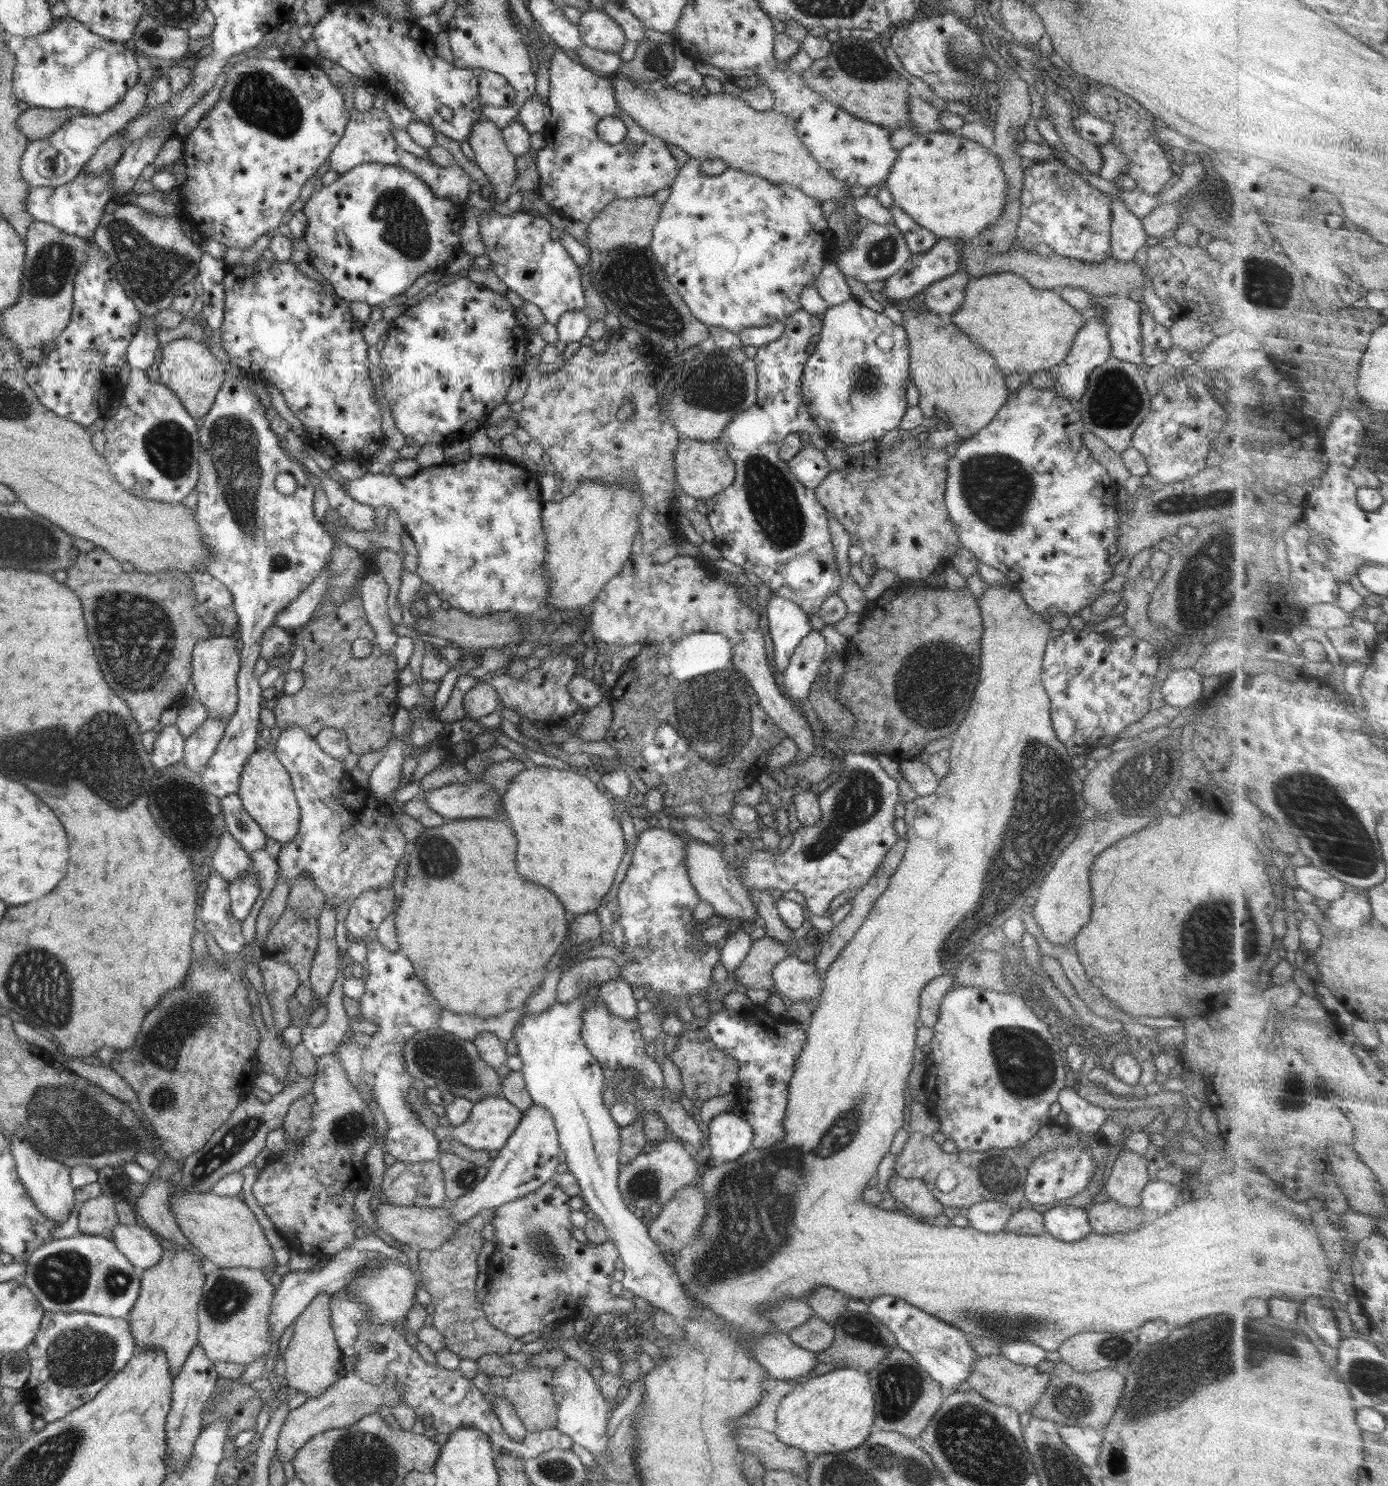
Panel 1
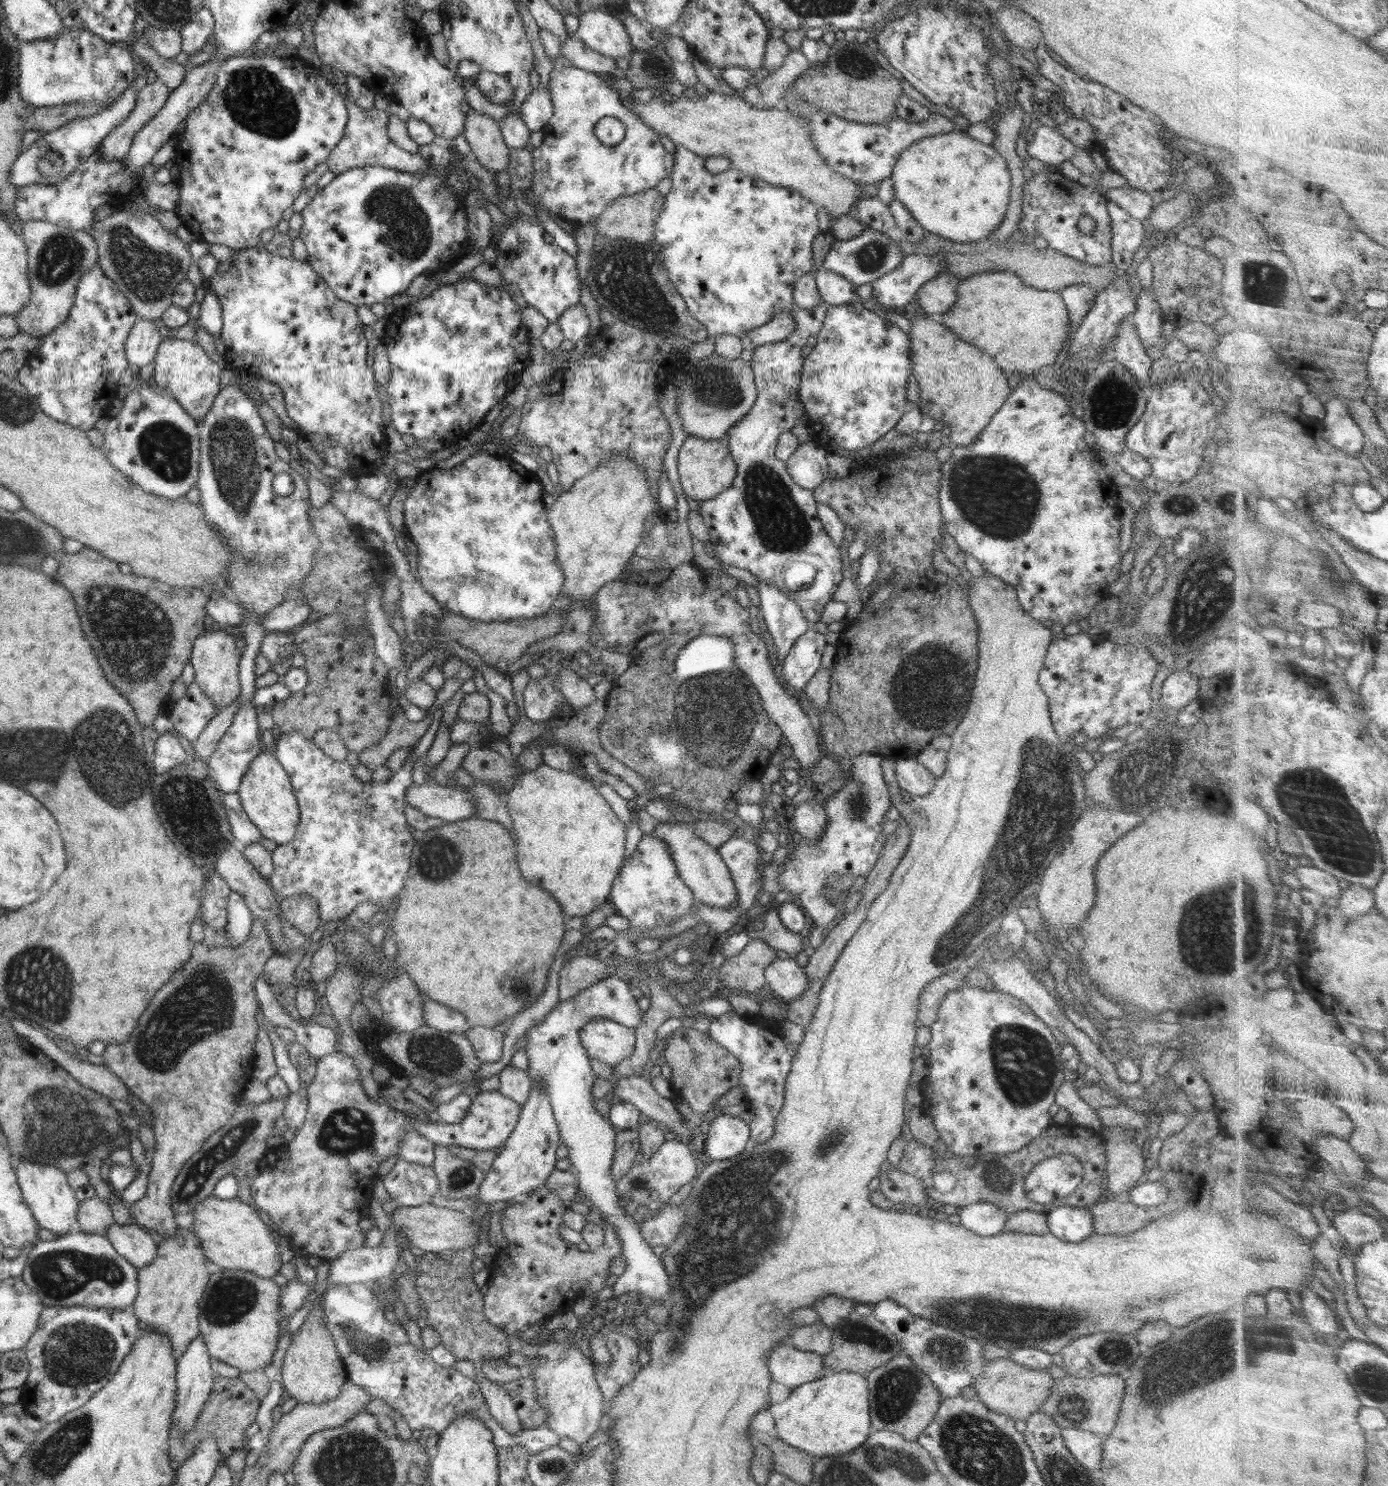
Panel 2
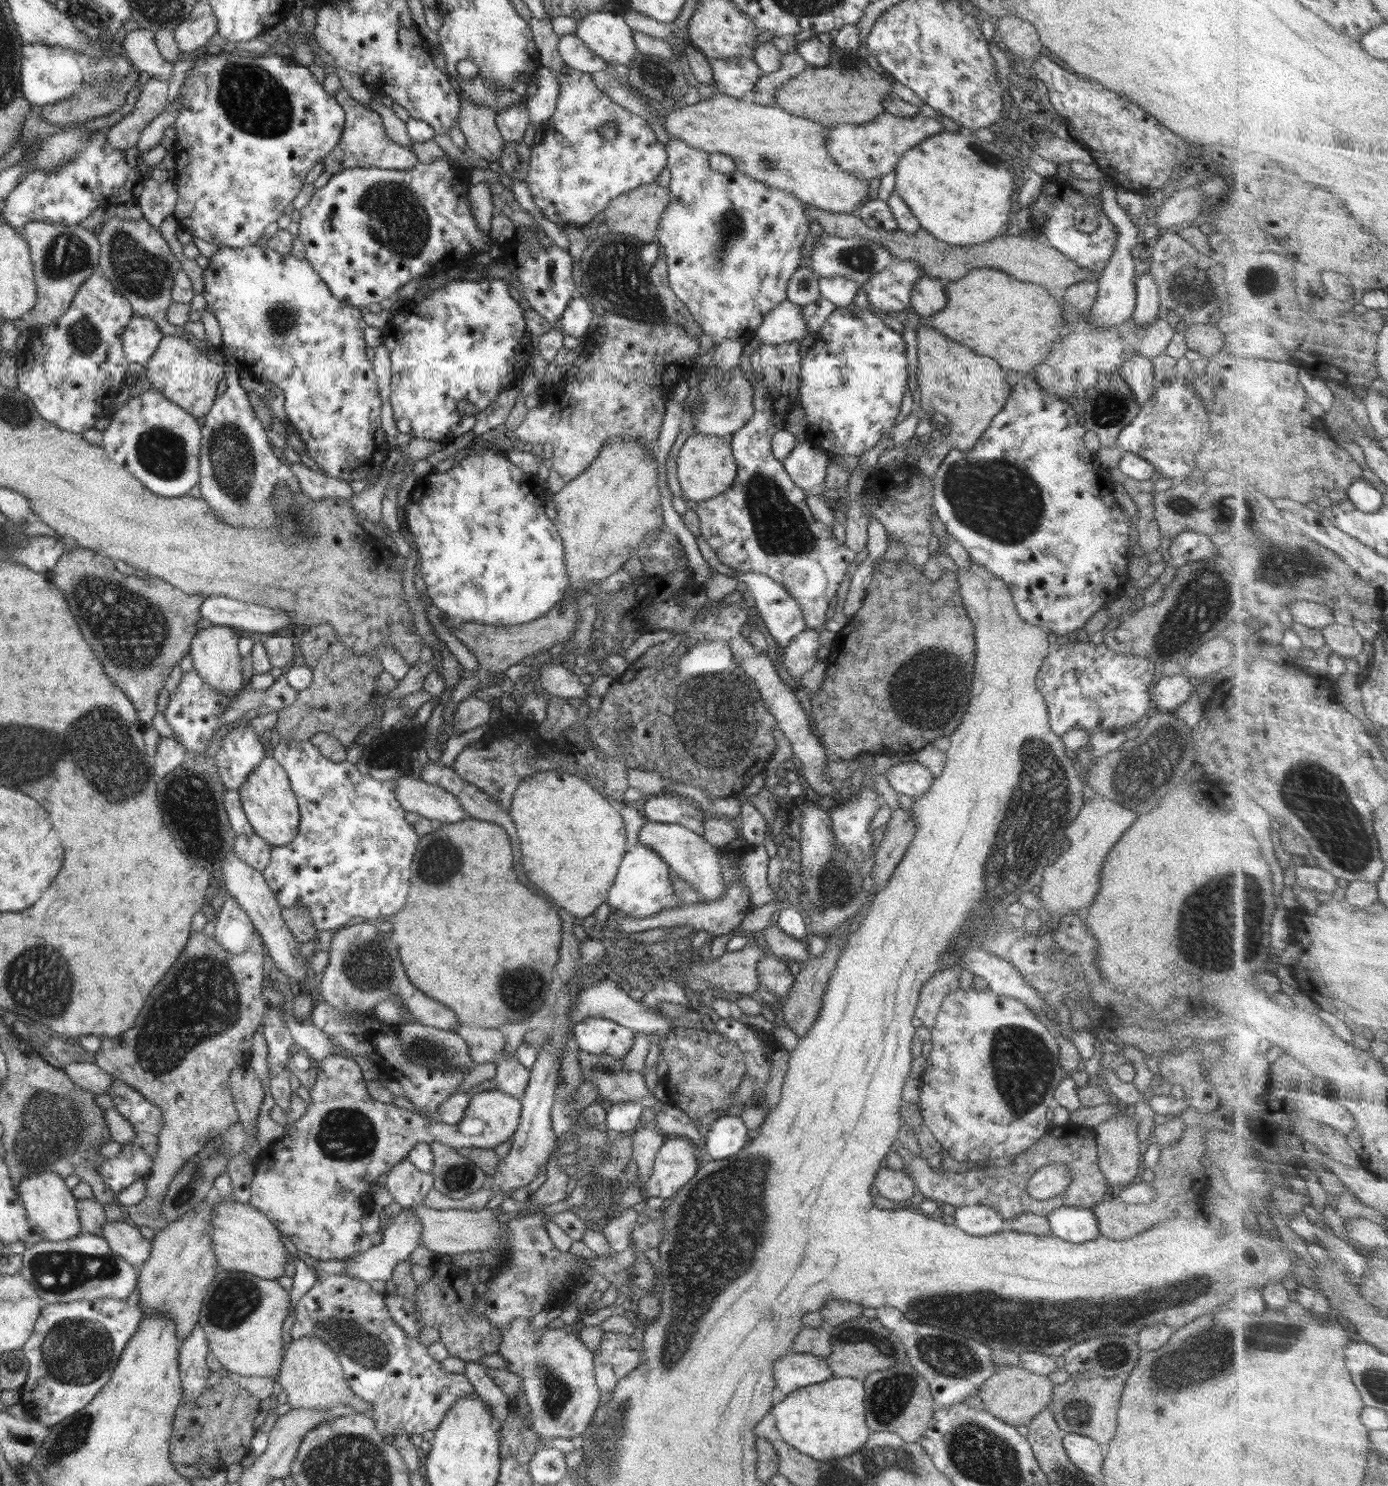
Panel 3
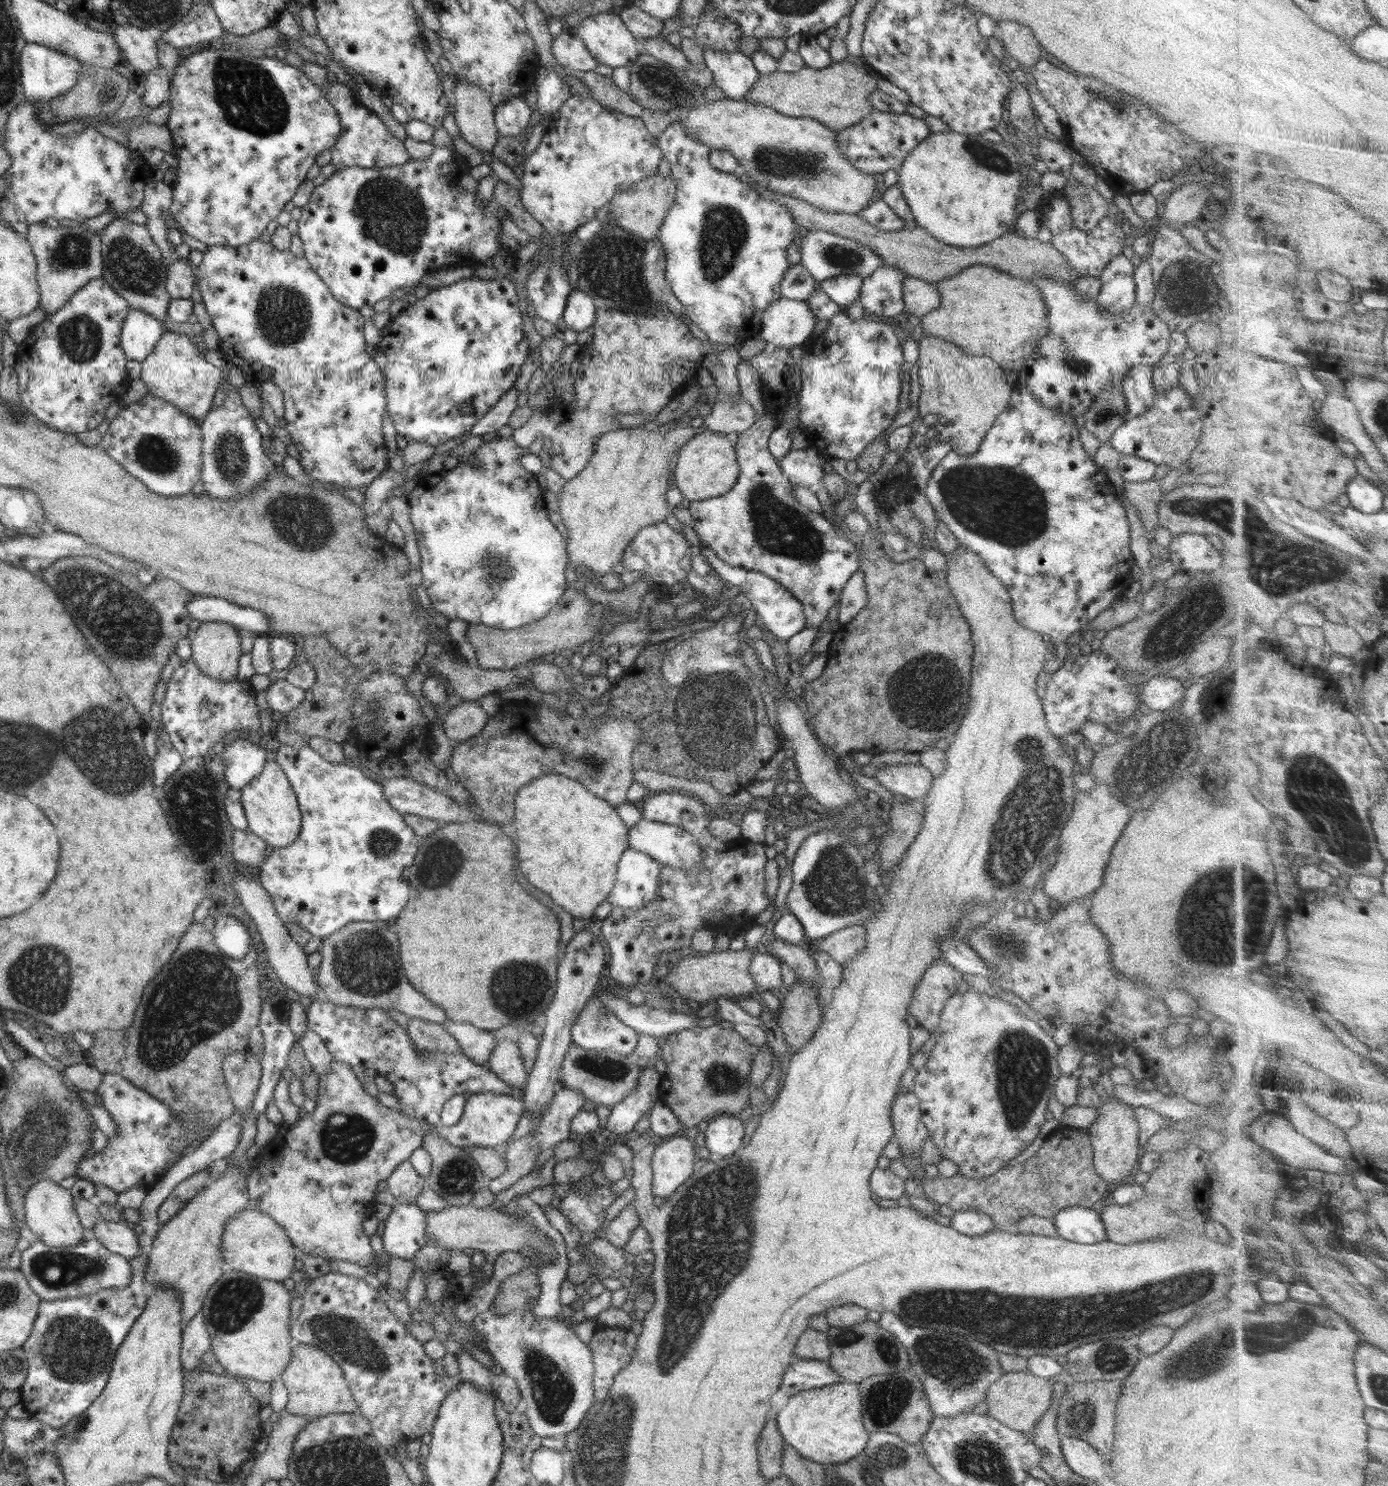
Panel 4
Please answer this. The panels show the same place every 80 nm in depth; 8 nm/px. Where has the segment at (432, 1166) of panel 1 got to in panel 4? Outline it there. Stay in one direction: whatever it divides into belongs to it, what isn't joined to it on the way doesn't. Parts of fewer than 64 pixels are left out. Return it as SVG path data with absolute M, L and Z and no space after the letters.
M408 1161L402 1162L386 1180L387 1191L399 1204L416 1204L418 1194L427 1186L426 1178L418 1175Z

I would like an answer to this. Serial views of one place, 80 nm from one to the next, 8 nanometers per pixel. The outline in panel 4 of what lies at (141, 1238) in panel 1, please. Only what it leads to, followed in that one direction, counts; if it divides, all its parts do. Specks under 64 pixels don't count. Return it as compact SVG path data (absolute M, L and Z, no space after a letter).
M102 1219L91 1228L88 1235L102 1243L111 1252L126 1258L128 1262L140 1256L142 1247L139 1246L137 1231L129 1223Z

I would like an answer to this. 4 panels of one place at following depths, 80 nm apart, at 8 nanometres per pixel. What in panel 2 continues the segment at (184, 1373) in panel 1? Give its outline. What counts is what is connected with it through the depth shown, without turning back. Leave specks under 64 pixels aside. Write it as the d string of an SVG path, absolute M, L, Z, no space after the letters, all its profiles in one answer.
M200 1335L192 1340L183 1355L177 1360L176 1406L173 1409L171 1426L178 1429L183 1435L194 1428L202 1407L206 1404L208 1396L212 1394L216 1372L212 1369L213 1365L210 1360L211 1356Z

